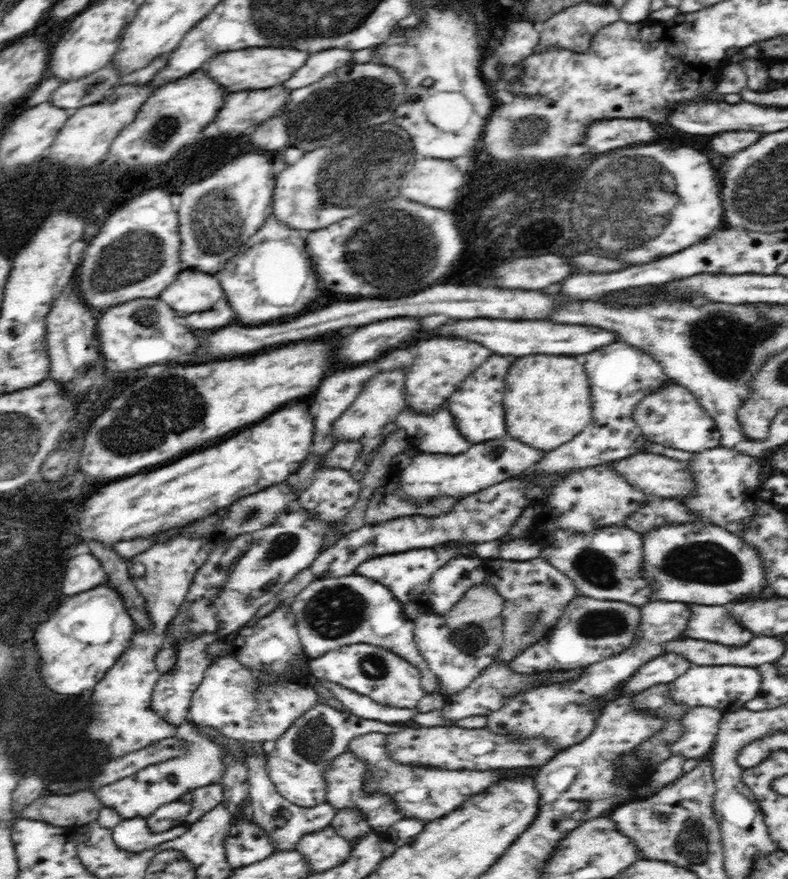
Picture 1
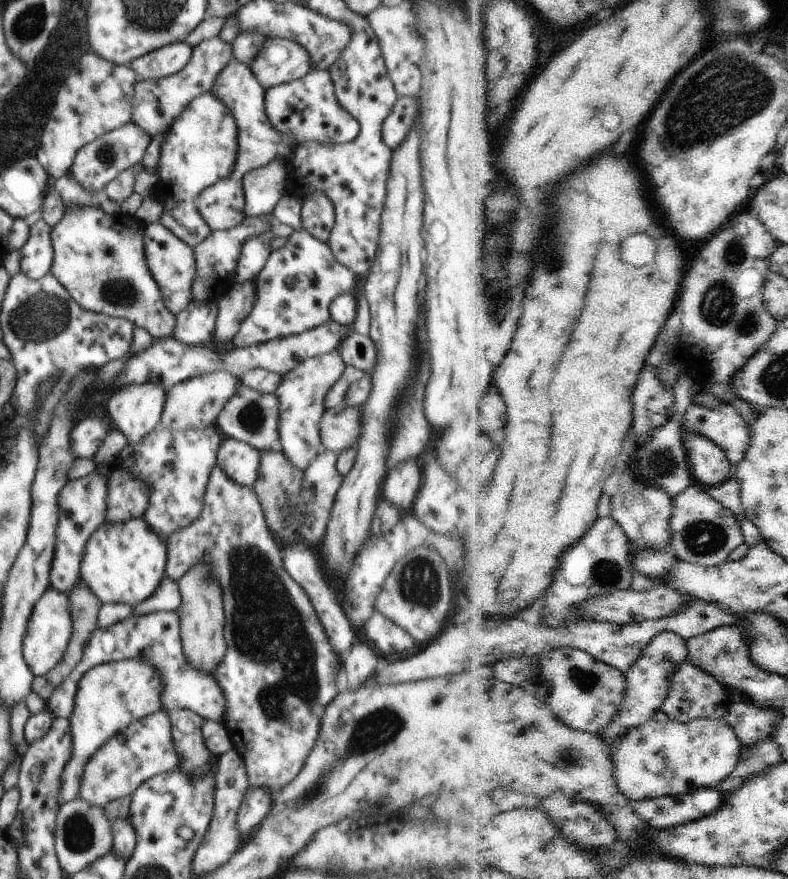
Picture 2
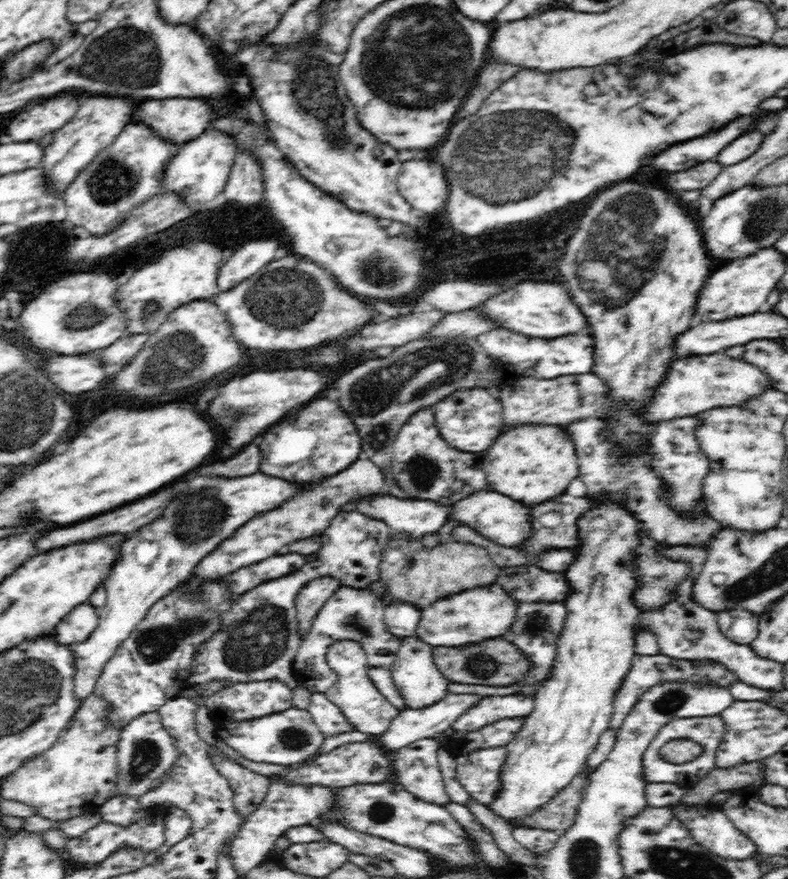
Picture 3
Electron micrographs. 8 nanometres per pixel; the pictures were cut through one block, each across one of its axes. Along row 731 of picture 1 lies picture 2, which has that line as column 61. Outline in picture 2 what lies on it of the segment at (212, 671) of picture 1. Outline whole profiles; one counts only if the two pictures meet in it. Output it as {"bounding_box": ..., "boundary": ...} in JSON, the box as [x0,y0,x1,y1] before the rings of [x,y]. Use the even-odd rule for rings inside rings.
{"bounding_box":[51,208,176,340],"boundary":[[[65,208],[62,220],[58,226],[52,227],[51,238],[54,250],[54,260],[51,273],[58,278],[58,282],[70,292],[72,300],[86,310],[102,312],[112,317],[122,317],[135,326],[144,328],[153,340],[175,338],[176,314],[164,306],[164,298],[160,286],[156,284],[146,262],[144,254],[144,226],[139,224],[138,229],[127,228],[119,223],[117,215],[106,214],[99,208]]]}

